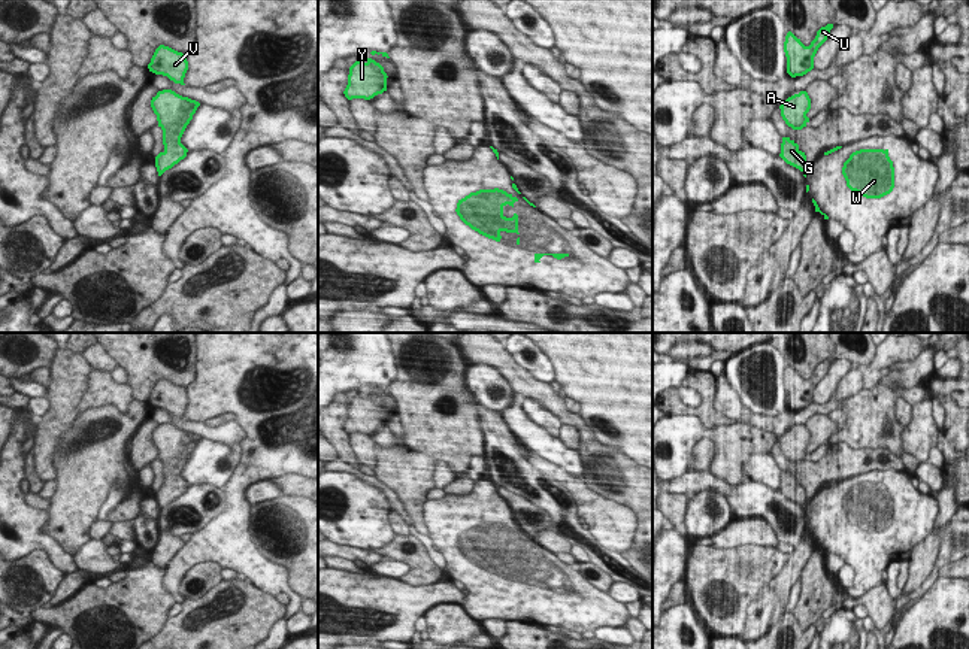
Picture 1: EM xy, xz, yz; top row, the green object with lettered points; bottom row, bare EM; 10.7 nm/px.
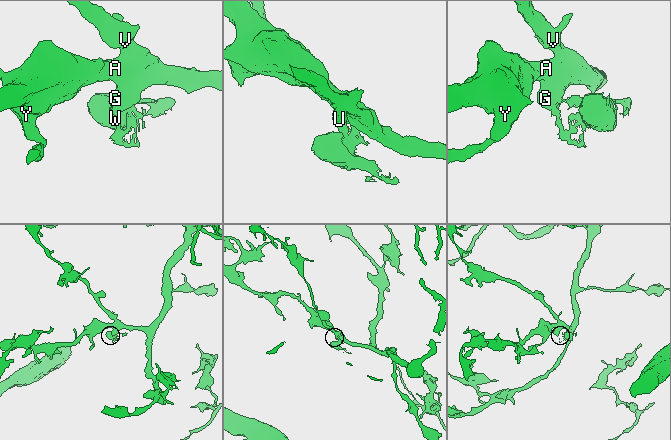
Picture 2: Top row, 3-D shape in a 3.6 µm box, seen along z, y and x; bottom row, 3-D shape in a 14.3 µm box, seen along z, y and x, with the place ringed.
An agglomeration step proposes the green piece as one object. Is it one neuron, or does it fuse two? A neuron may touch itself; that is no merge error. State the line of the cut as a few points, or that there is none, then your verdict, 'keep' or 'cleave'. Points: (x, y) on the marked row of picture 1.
cut in yz along (807, 164), (804, 172); cleave

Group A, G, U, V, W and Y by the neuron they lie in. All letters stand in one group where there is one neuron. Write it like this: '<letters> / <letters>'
A G U V Y / W

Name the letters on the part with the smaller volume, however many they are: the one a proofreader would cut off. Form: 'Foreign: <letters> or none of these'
Foreign: W

